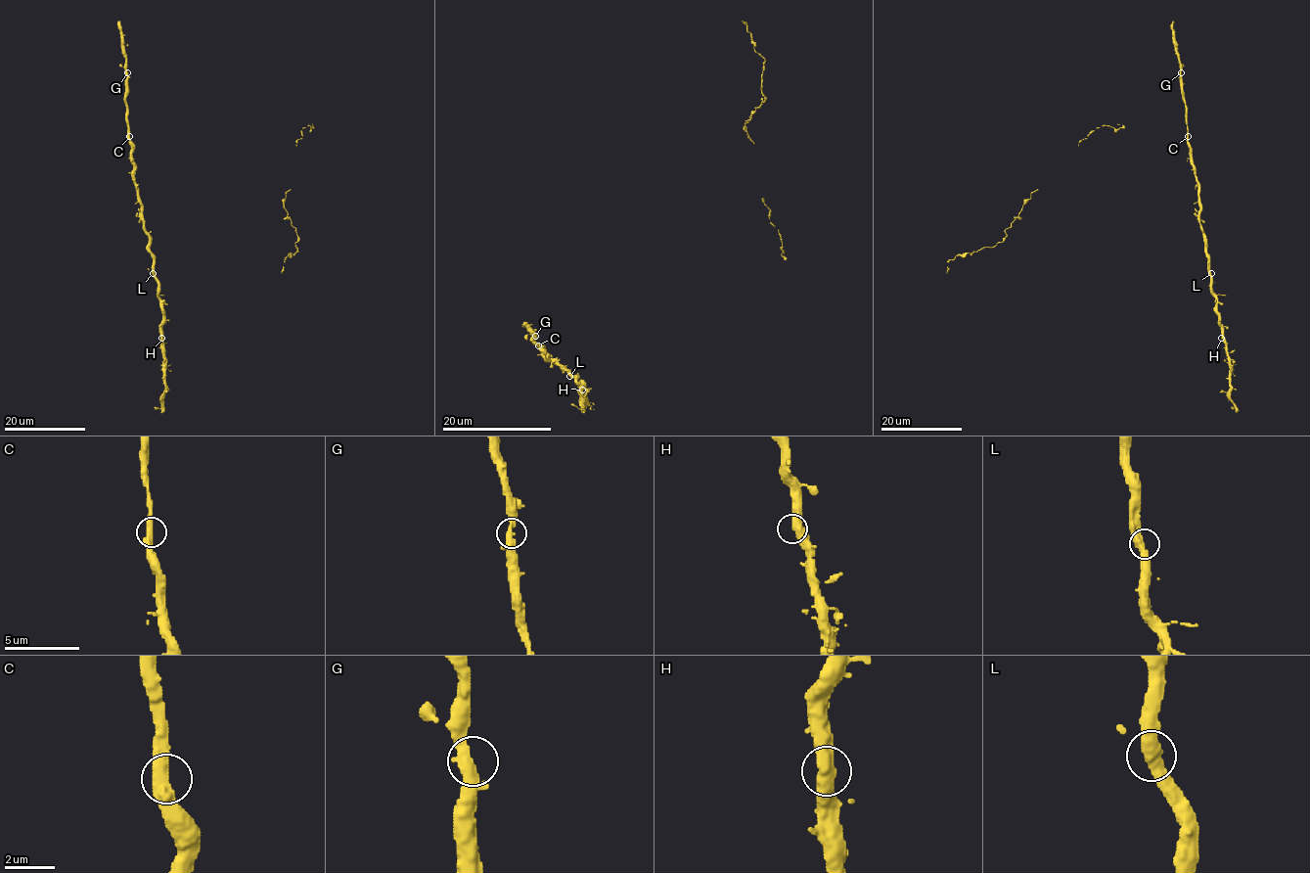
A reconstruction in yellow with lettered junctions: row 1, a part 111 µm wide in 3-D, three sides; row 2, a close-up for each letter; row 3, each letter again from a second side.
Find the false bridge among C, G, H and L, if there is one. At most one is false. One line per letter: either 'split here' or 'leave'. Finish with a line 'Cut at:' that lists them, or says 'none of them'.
C: leave
G: leave
H: leave
L: leave
Cut at: none of them

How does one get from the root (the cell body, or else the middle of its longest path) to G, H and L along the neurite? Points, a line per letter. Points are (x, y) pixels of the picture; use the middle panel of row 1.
G: (558, 357), (552, 361), (544, 356), (533, 341), (535, 336)
H: (558, 357), (564, 369), (583, 385), (582, 390)
L: (558, 357), (569, 376)

